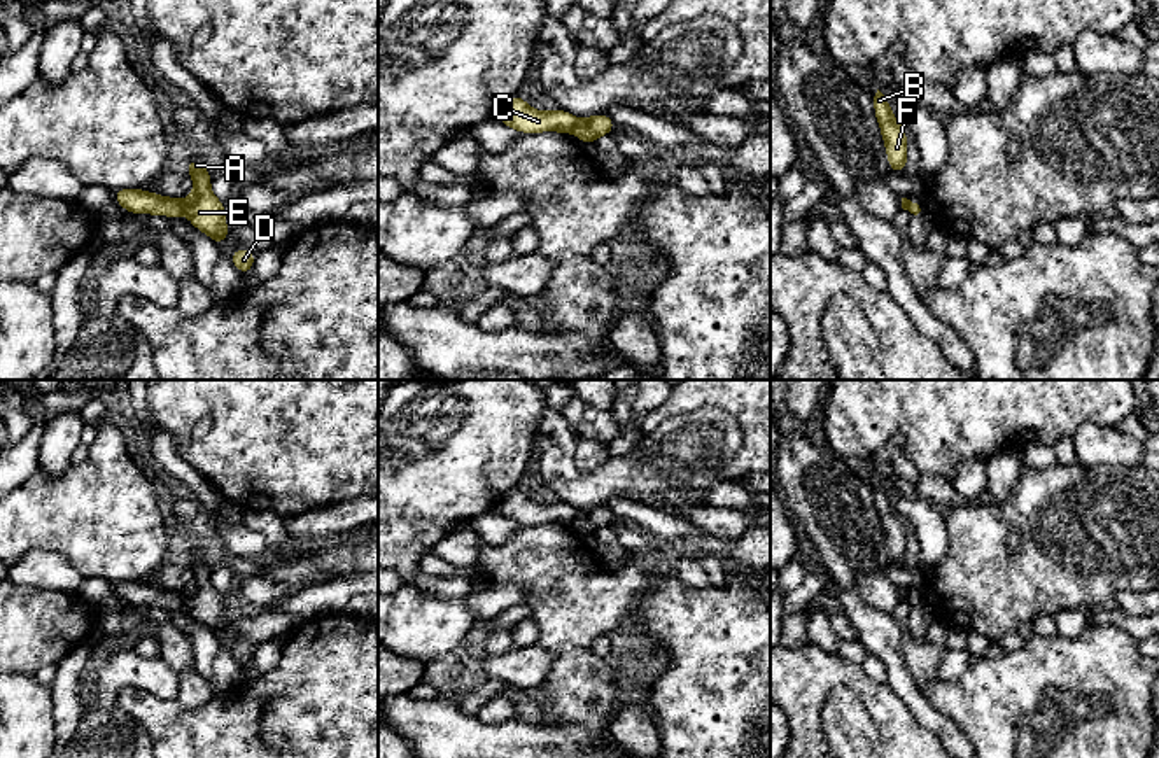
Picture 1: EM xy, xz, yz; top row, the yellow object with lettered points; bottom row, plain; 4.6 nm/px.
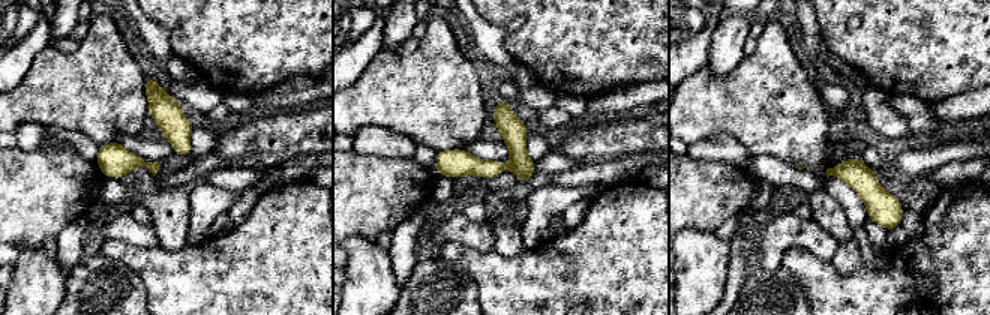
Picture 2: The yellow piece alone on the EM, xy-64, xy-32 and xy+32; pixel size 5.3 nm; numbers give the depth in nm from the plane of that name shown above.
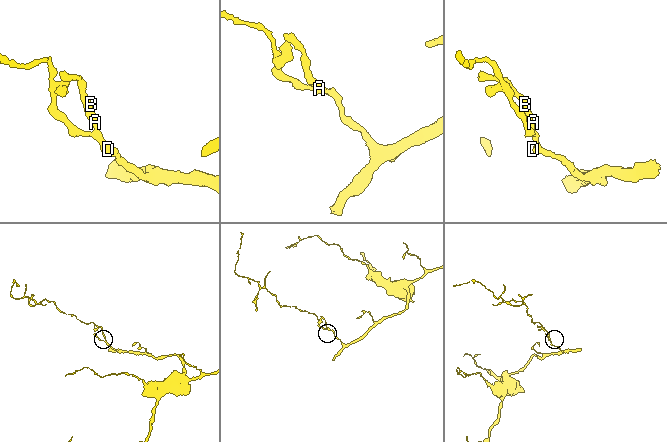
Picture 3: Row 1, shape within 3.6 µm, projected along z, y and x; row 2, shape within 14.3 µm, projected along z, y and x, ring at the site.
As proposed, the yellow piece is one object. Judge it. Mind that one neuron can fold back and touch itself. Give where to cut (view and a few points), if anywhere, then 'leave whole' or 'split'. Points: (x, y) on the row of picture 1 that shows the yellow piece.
cut in xy along (186, 200), (182, 212); split

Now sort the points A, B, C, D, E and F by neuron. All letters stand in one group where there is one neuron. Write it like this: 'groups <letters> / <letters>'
groups A B D E F / C

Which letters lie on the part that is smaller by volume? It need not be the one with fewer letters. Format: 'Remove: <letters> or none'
Remove: C

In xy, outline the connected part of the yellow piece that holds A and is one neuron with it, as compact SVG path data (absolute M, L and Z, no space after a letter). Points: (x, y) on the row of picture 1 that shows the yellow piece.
M200 159L189 161L186 172L193 177L193 194L186 200L184 214L191 224L207 233L217 245L229 235L224 222L224 203L219 201L210 191L210 175Z

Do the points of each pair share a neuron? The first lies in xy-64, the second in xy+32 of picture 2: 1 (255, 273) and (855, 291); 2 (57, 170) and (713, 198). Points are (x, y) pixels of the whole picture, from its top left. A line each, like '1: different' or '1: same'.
1: same
2: same

